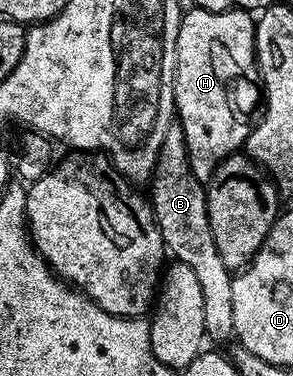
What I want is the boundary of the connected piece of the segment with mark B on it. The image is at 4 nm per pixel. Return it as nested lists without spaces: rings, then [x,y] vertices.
[[[176,121],[169,124],[167,137],[163,137],[163,145],[151,176],[152,187],[151,206],[157,219],[157,228],[165,242],[165,250],[174,260],[186,264],[199,281],[200,292],[203,293],[206,336],[217,343],[228,344],[234,338],[235,329],[235,317],[231,317],[231,308],[235,306],[235,296],[231,294],[233,275],[227,265],[223,265],[219,249],[215,249],[215,237],[211,233],[207,213],[207,187],[197,180],[195,173],[191,173],[187,141],[181,124]]]

